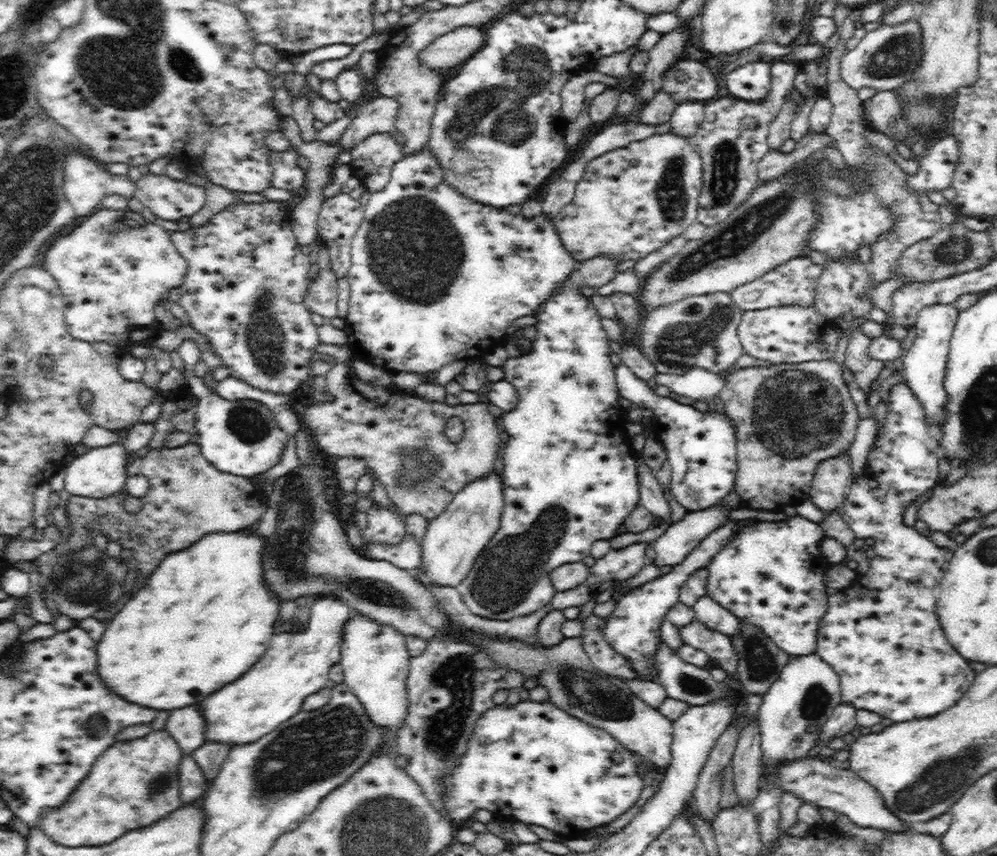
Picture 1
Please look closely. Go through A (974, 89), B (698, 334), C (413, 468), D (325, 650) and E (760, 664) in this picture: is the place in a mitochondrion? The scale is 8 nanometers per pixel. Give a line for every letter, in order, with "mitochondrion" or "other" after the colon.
A: other
B: mitochondrion
C: mitochondrion
D: other
E: mitochondrion

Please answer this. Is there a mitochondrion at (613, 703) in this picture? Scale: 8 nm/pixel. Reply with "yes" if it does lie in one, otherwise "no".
yes

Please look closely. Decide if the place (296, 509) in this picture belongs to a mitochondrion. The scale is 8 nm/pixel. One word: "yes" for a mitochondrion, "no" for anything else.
yes

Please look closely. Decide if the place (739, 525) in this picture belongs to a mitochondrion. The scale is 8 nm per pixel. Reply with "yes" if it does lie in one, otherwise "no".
no

